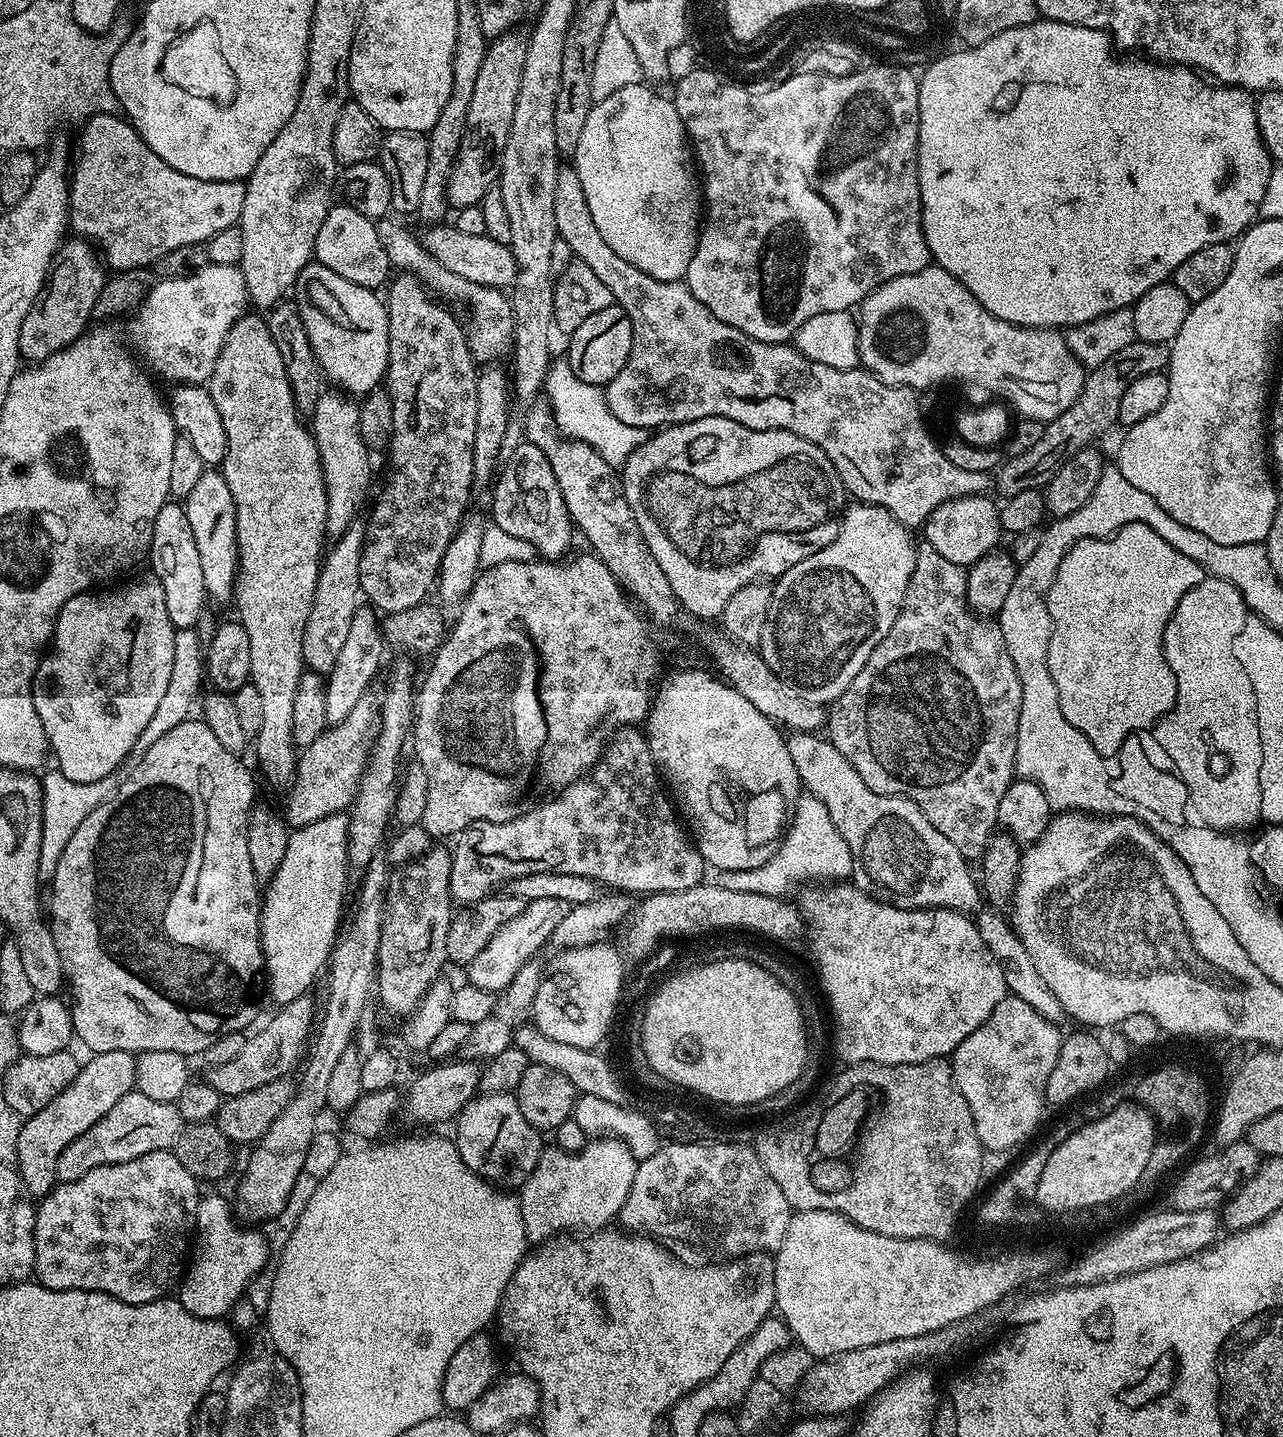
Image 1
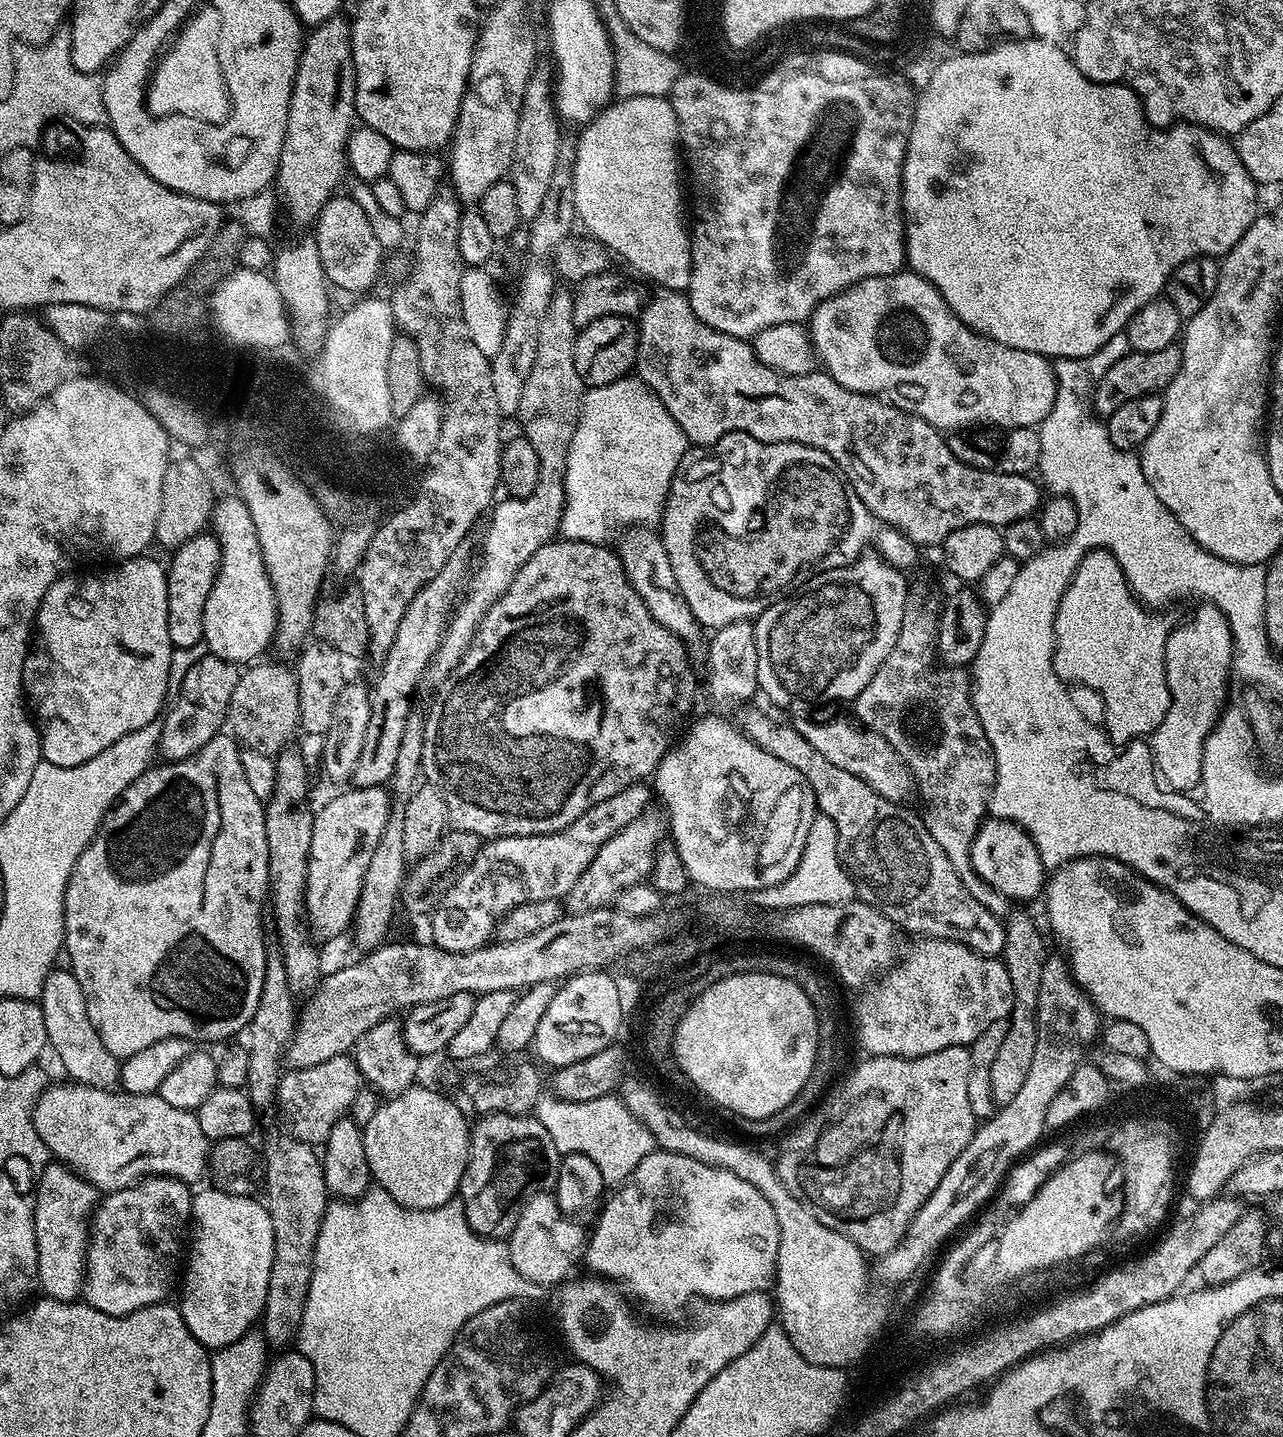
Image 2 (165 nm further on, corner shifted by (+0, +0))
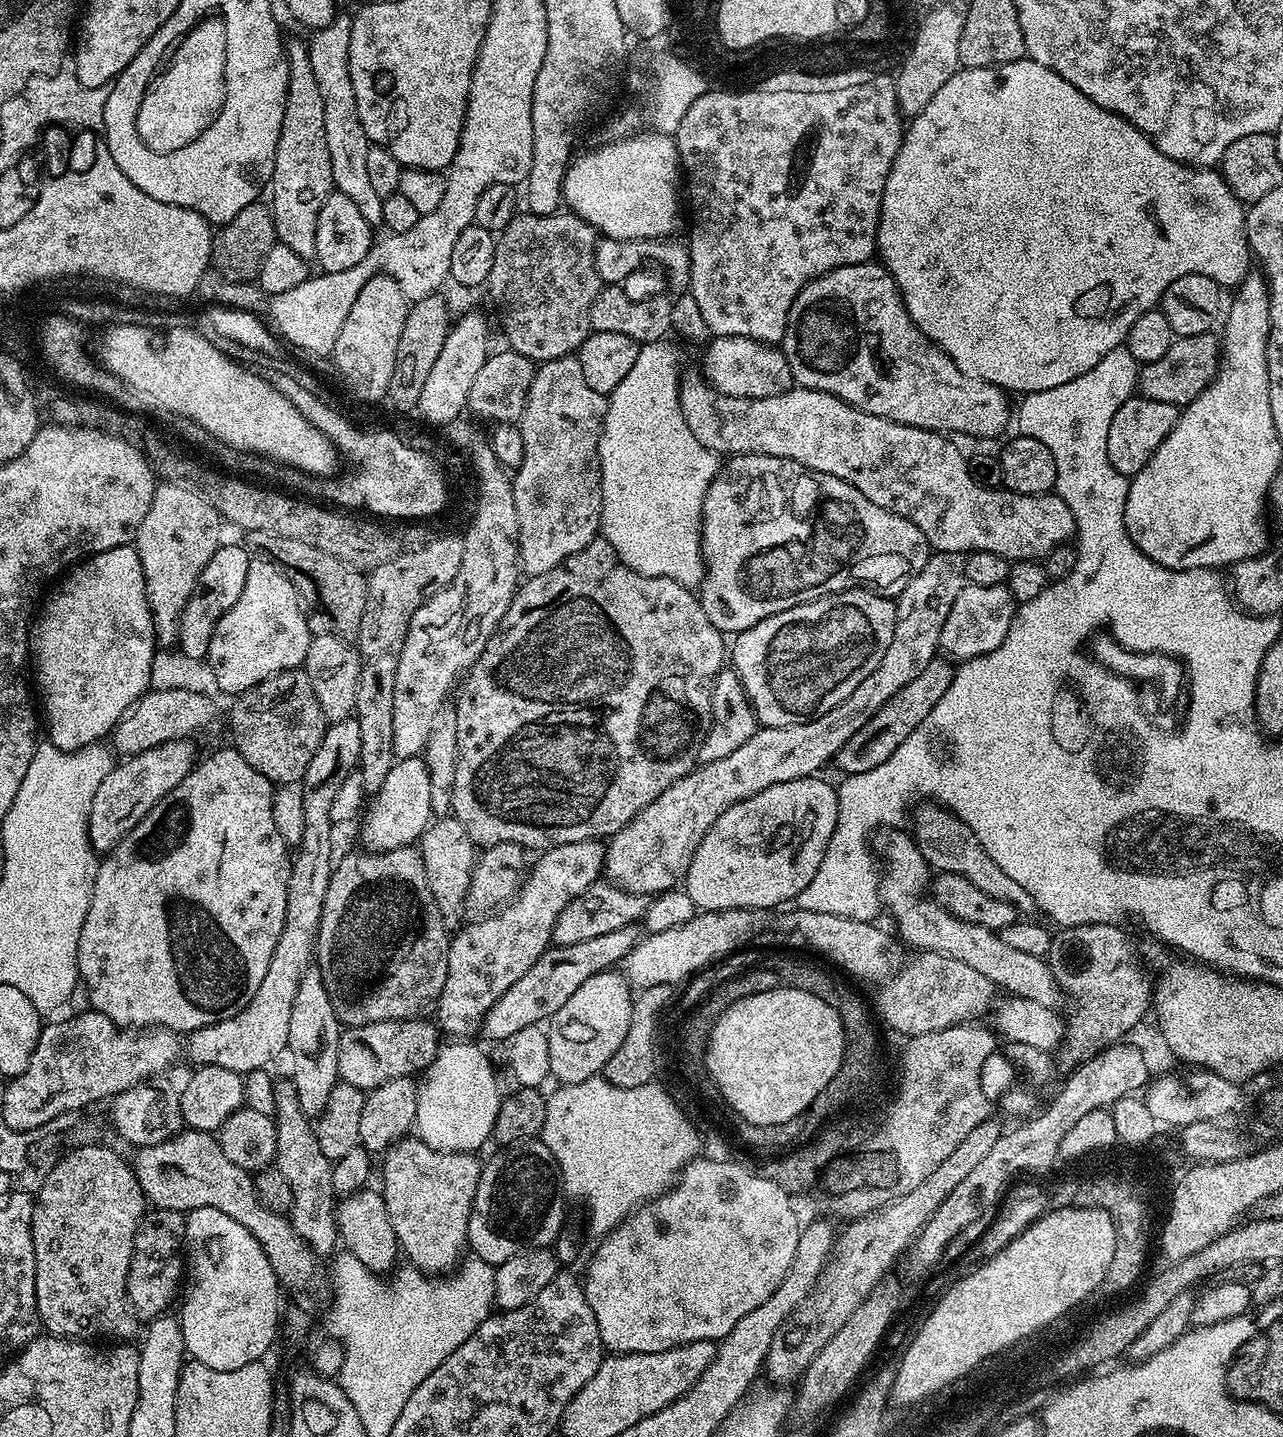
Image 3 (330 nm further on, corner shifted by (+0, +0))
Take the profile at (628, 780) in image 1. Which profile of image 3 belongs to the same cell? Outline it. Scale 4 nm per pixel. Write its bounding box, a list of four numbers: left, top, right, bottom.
[434,838,605,1038]

